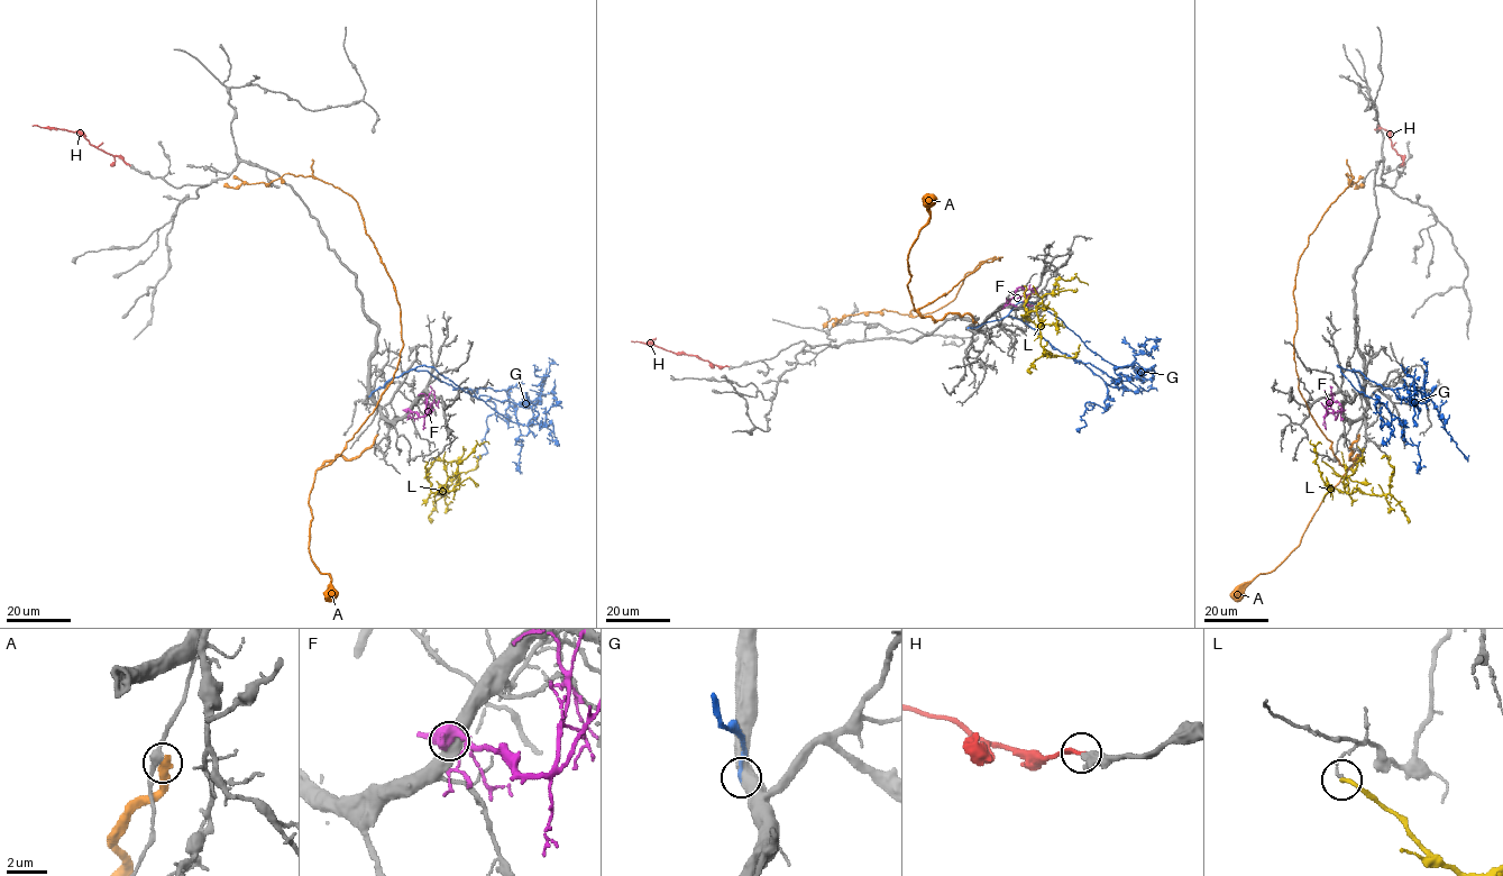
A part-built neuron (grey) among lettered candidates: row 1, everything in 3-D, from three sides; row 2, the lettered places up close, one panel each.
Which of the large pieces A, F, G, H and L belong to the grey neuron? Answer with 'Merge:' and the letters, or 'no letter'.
Merge: H

